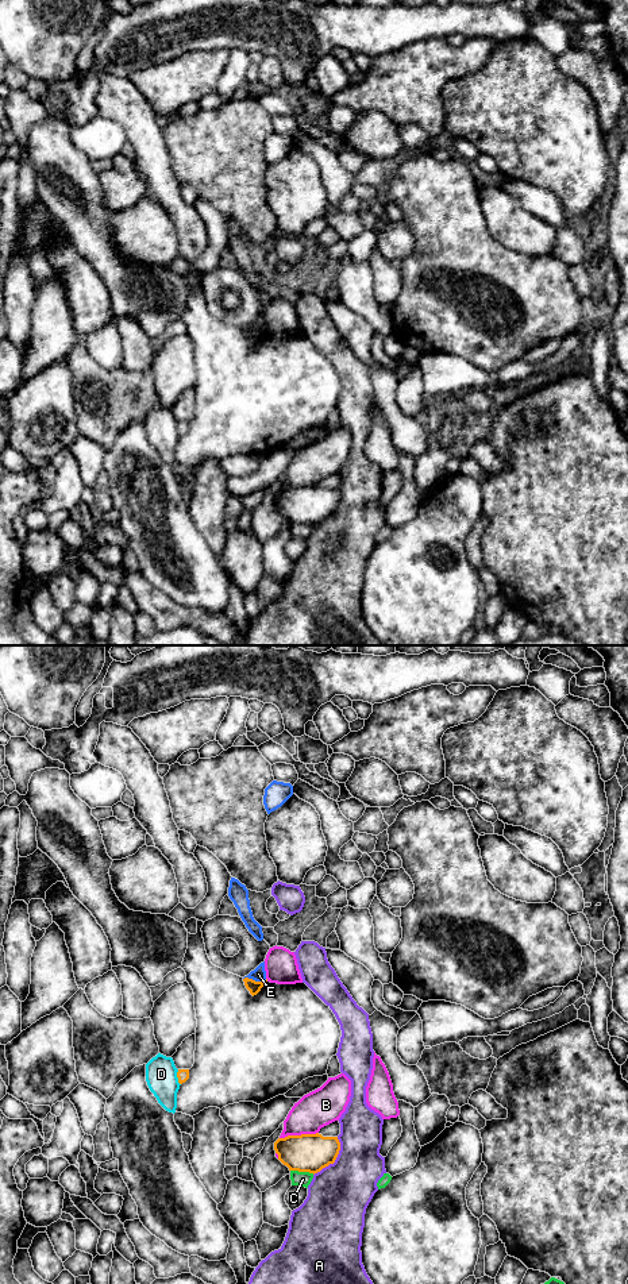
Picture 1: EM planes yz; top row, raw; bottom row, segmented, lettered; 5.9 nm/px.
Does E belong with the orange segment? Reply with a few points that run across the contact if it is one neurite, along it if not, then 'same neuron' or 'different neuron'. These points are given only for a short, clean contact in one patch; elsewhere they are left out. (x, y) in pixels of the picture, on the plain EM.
line yz (243, 330), (254, 332), (266, 331); different neuron

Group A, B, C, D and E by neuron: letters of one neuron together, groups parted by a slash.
A / B / C / D / E

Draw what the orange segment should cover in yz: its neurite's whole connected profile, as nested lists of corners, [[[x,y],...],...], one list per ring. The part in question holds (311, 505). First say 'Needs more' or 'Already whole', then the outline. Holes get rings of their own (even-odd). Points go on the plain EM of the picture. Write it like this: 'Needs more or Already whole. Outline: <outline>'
Already whole. Outline: [[[319,485],[288,487],[274,494],[274,502],[289,523],[315,527],[335,514],[340,494],[338,489],[323,489]]]

